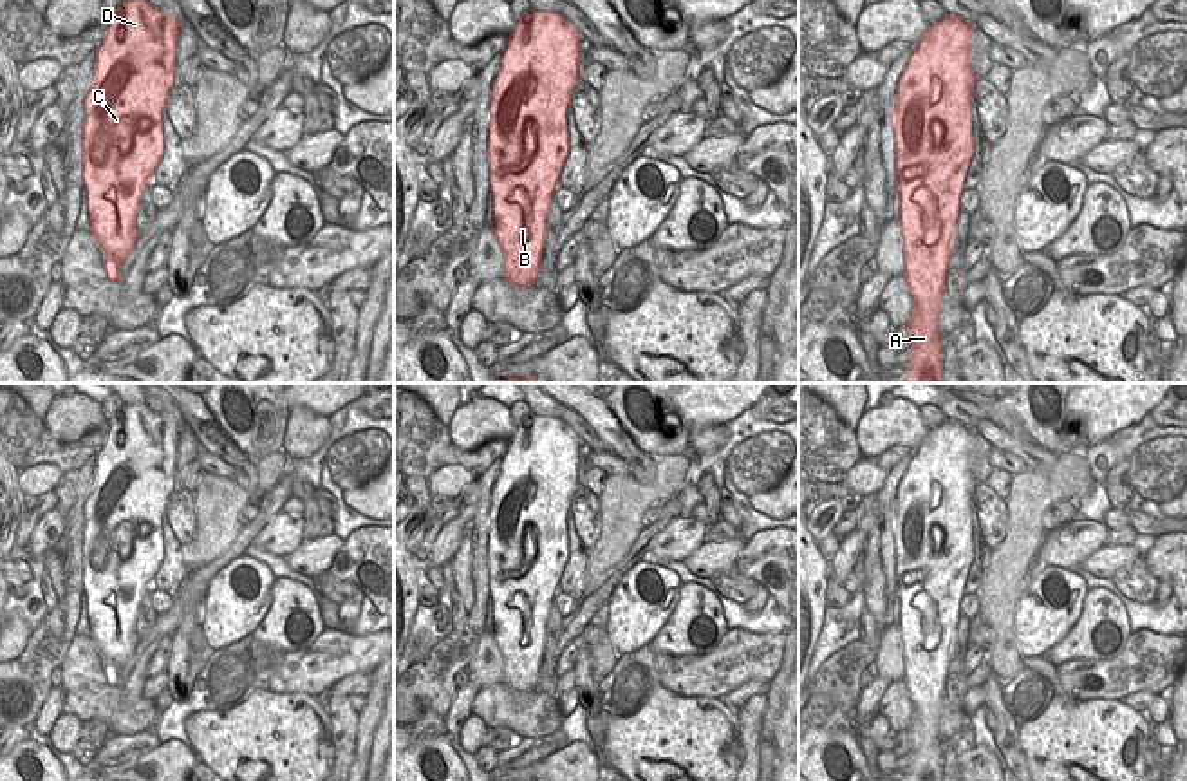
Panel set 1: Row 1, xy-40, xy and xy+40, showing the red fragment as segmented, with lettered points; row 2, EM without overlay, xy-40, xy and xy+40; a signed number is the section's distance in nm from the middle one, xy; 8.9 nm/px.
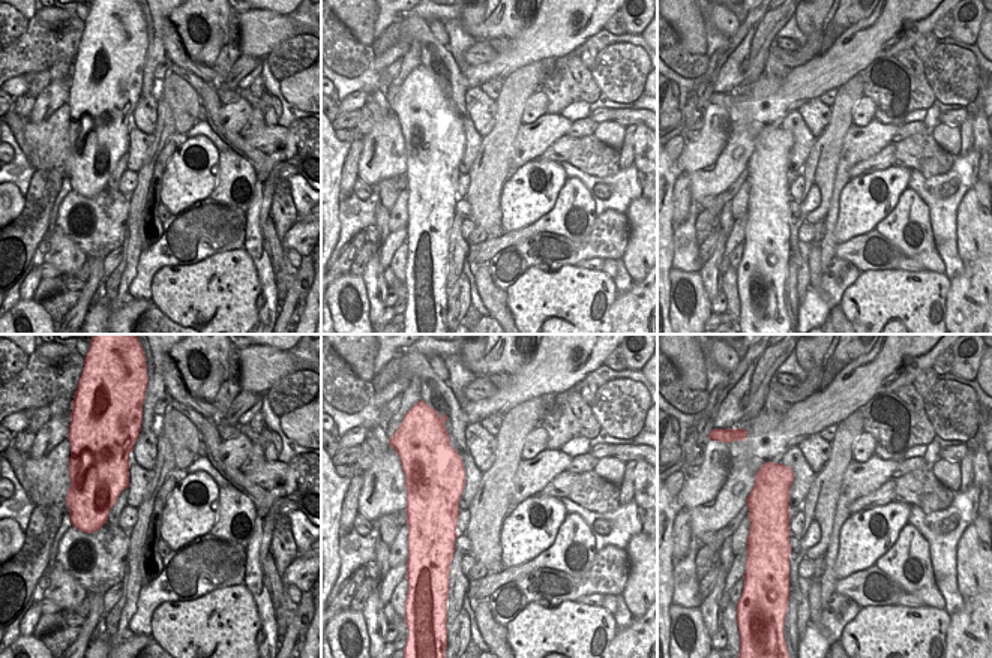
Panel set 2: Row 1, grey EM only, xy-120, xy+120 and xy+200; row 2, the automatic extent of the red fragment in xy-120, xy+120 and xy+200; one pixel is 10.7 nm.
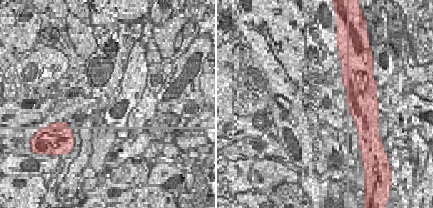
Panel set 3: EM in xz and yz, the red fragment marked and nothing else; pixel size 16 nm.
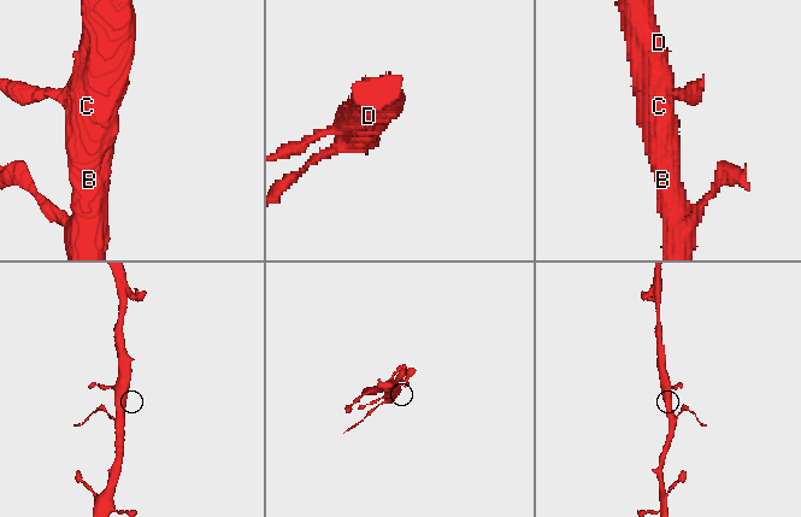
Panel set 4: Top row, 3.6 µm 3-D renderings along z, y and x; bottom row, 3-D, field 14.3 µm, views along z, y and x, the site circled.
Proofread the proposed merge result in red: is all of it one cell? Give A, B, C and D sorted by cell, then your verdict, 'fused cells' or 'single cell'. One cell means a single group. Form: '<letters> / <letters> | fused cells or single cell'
A B C D | single cell

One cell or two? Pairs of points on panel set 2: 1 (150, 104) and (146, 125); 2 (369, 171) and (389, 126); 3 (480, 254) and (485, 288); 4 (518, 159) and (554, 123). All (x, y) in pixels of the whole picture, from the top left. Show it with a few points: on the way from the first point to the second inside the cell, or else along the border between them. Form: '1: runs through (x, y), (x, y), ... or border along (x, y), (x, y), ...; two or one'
1: runs through (146, 108), (146, 120); one
2: runs through (378, 161), (383, 156), (386, 137); one
3: border along (485, 263), (479, 266); two
4: runs through (527, 150), (545, 132); one

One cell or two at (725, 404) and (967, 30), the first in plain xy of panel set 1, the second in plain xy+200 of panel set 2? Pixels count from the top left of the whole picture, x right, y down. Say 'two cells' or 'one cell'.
two cells

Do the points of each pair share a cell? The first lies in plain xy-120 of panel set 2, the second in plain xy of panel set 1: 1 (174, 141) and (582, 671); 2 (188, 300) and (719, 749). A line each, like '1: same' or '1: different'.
1: same
2: same

